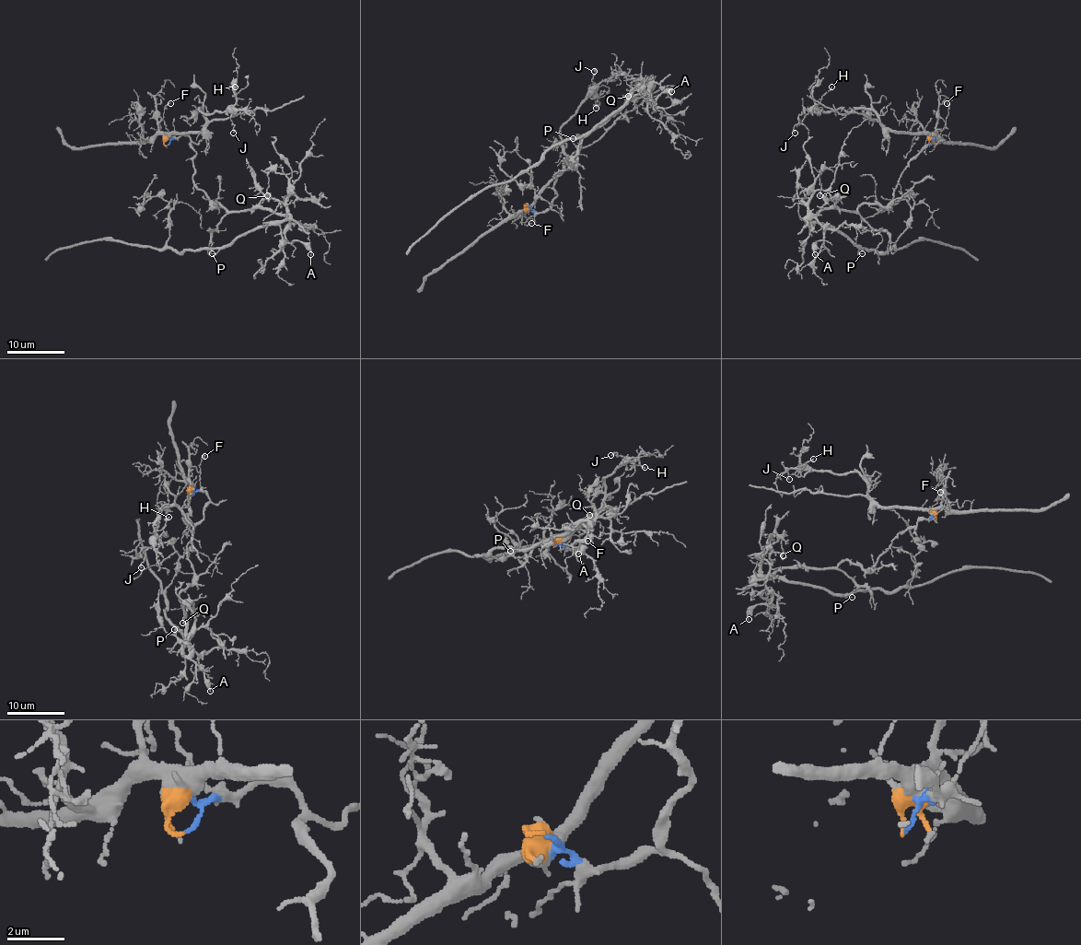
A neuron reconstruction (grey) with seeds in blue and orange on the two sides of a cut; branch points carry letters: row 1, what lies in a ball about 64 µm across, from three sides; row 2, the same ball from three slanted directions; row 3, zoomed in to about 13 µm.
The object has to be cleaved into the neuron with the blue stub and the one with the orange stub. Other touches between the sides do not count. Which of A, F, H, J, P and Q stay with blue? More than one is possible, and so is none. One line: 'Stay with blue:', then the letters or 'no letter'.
Stay with blue: A, F, P, Q

